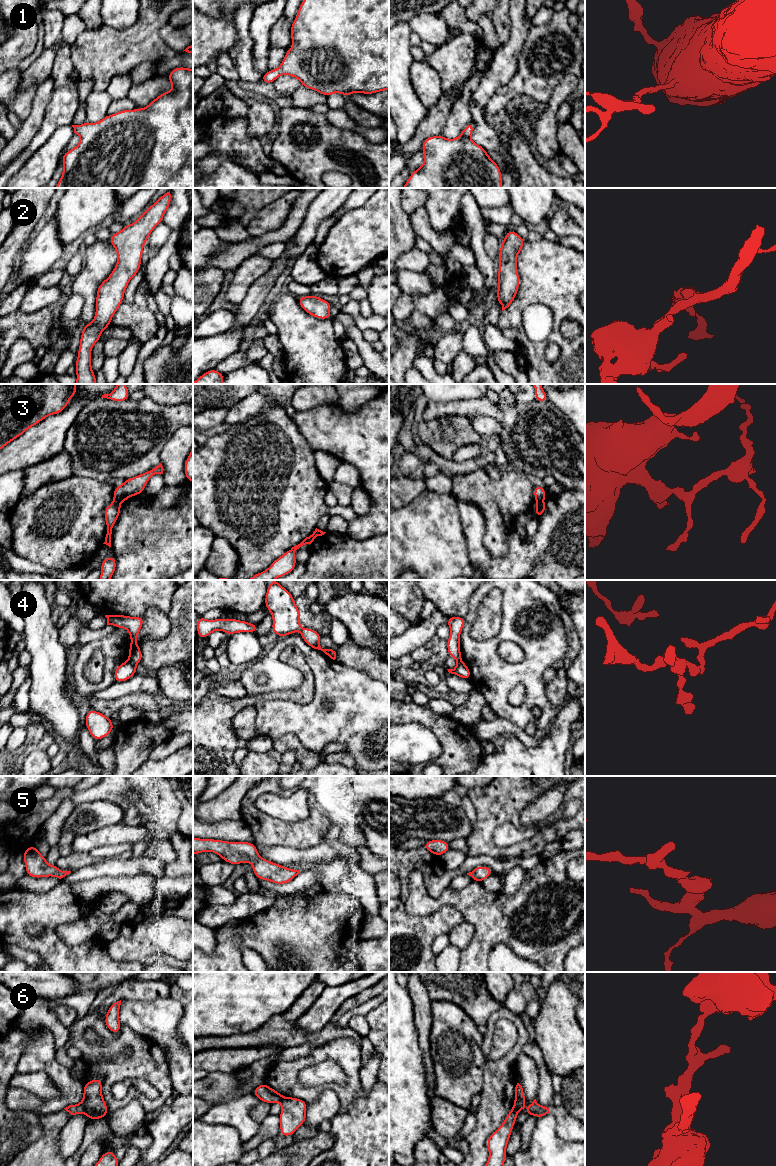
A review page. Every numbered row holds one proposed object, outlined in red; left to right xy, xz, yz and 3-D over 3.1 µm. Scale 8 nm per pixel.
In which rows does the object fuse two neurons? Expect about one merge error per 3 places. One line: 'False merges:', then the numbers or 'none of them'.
False merges: 3, 4, 6

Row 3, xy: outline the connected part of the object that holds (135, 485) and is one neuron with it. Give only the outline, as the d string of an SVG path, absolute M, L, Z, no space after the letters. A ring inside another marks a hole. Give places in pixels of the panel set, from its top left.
M159 463L159 465L154 467L153 469L125 480L122 485L115 487L113 492L114 498L122 502L126 501L128 498L134 495L143 494L144 488L148 480L154 474L163 474L163 470L164 469L162 464Z

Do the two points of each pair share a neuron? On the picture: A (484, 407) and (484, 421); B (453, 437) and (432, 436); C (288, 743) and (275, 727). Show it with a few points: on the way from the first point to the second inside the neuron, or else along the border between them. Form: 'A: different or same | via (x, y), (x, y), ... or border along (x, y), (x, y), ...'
A: different | border along (471, 420), (477, 416), (492, 416), (503, 429)
B: same | via (448, 436), (437, 436)
C: different | border along (272, 741), (285, 734), (293, 733), (303, 746)

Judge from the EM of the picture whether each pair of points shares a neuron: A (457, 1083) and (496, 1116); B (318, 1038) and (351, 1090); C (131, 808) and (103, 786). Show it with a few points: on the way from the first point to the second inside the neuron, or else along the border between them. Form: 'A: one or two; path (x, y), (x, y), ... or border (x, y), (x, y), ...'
A: two; border (483, 1070), (483, 1085), (480, 1093)
B: two; border (344, 1037), (332, 1039), (314, 1049)
C: one; path (124, 801), (110, 788)

